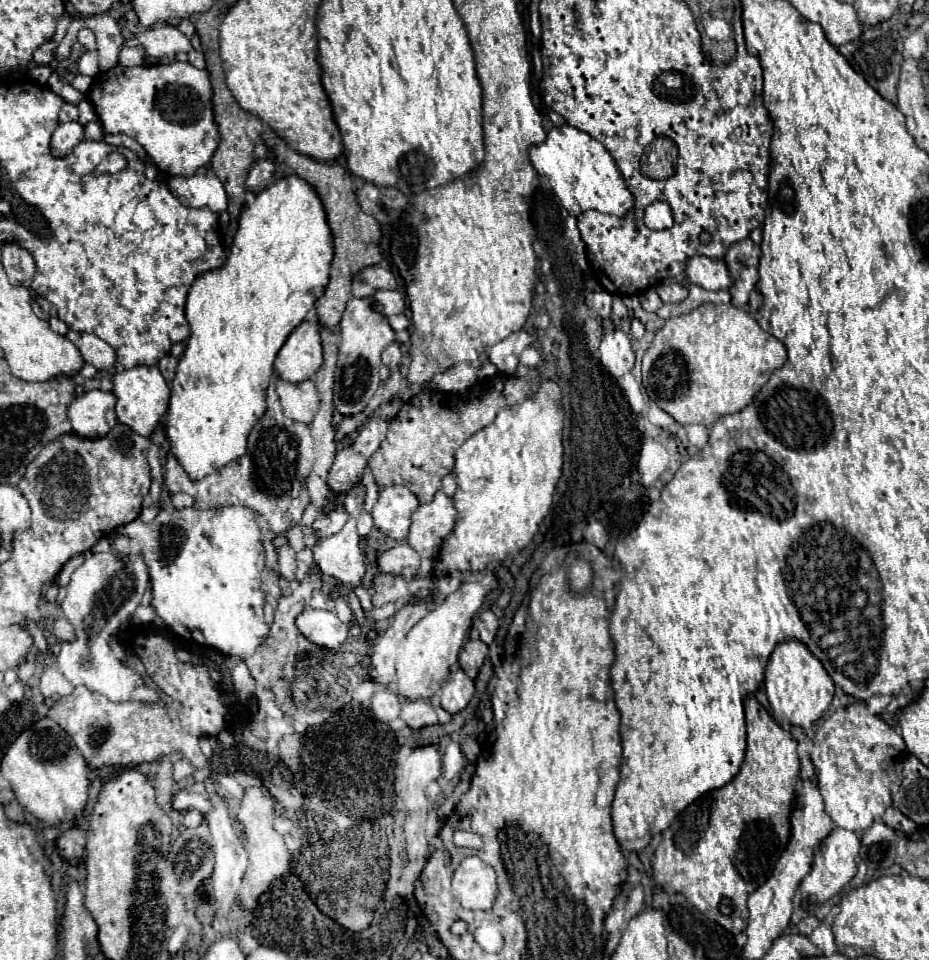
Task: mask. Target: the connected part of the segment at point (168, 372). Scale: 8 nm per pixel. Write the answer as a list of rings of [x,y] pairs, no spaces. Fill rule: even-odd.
[[[166,354],[160,362],[158,362],[158,368],[162,372],[162,376],[168,380],[168,384],[172,382],[174,378],[174,372],[176,372],[176,364],[178,364],[178,358],[174,358],[172,354]]]

